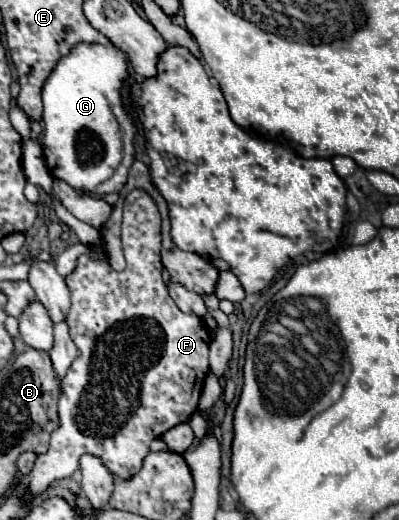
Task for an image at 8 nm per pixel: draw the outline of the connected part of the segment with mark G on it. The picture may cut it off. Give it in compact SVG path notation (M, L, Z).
M82 42L76 44L70 54L60 58L60 62L54 66L52 74L44 82L44 158L52 176L70 184L74 190L96 192L104 196L120 192L127 182L134 162L132 140L136 134L136 126L121 100L121 90L126 78L128 62L122 50L118 50L112 42Z

